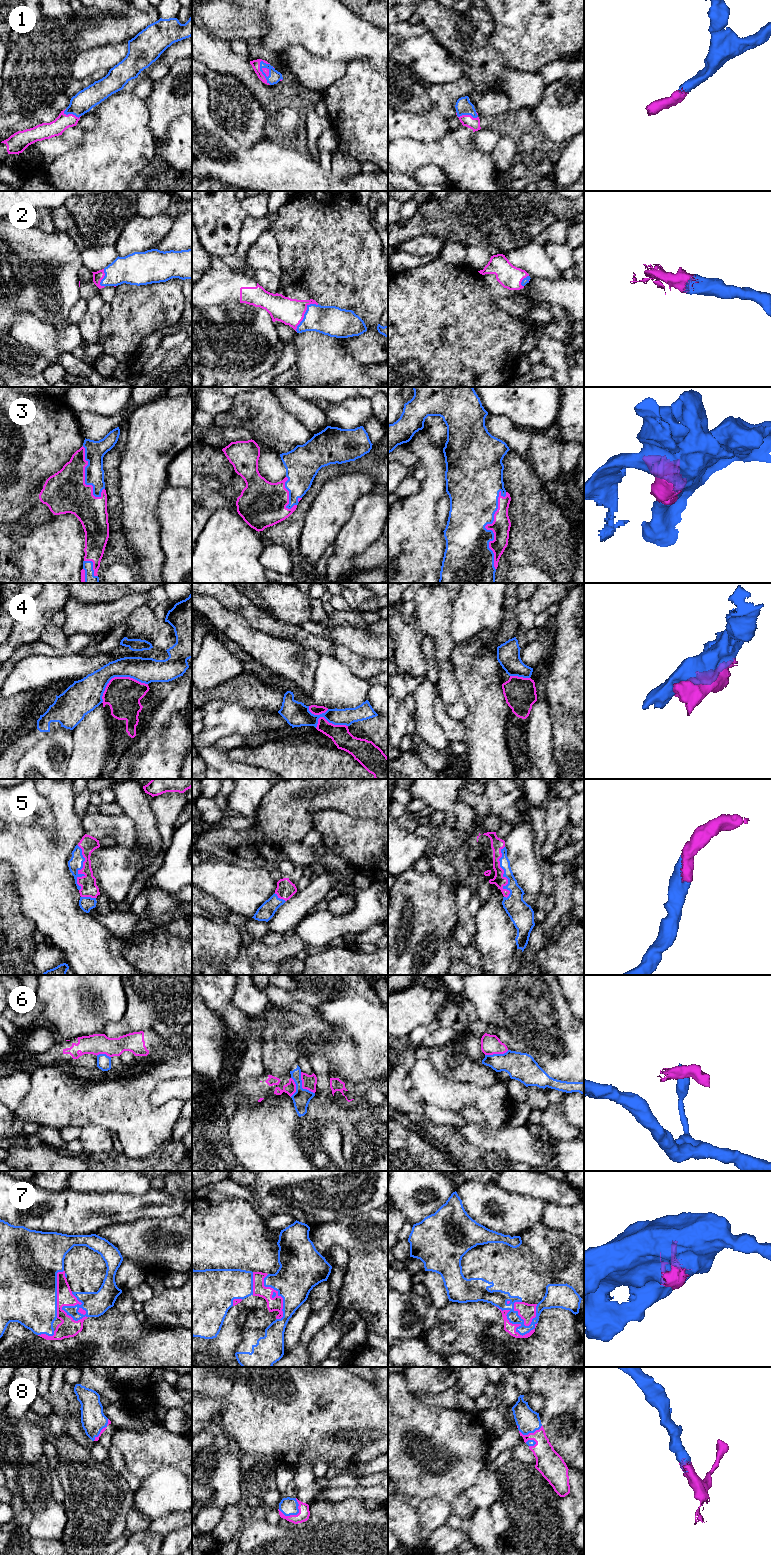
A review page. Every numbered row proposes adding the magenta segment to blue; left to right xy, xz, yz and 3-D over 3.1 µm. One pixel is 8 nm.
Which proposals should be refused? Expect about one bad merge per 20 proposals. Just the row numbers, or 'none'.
4, 6

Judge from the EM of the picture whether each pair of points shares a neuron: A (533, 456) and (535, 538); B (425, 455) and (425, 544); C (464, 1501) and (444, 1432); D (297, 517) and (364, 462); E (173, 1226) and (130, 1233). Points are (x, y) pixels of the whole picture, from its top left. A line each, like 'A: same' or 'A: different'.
A: different
B: same
C: same
D: same
E: same

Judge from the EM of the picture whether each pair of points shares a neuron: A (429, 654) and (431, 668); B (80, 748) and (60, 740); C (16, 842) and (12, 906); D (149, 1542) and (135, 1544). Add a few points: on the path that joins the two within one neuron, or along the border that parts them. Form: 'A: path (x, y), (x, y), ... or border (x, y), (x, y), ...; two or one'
A: path (429, 657), (431, 665); one
B: border (73, 730), (73, 751), (66, 768); two
C: border (10, 866), (11, 882), (21, 908); two
D: path (146, 1544), (138, 1544); one

